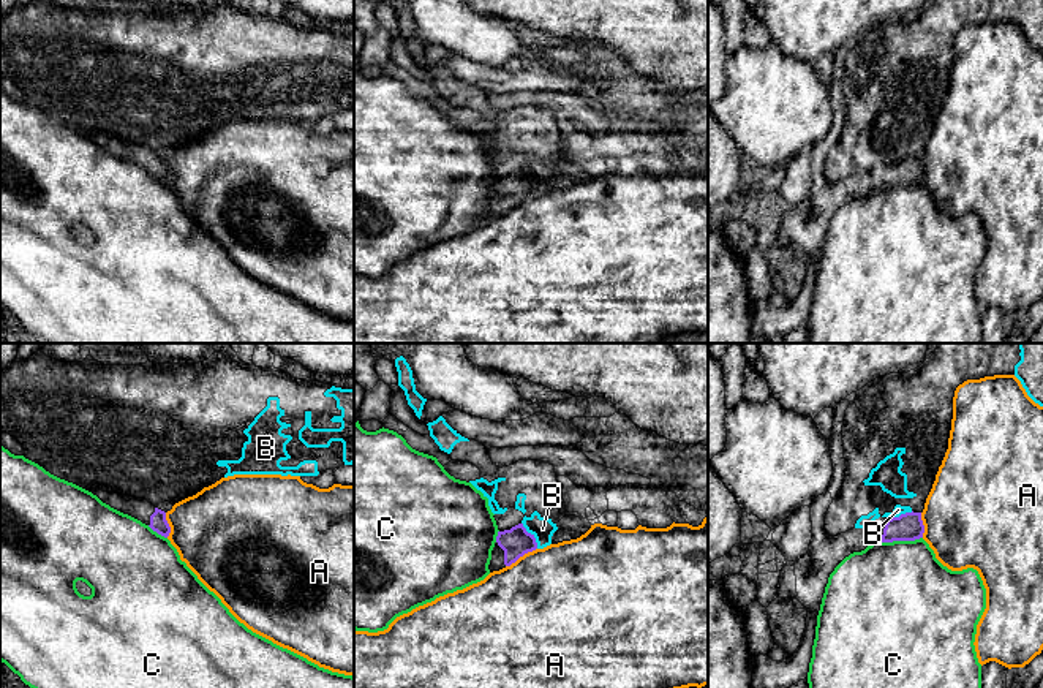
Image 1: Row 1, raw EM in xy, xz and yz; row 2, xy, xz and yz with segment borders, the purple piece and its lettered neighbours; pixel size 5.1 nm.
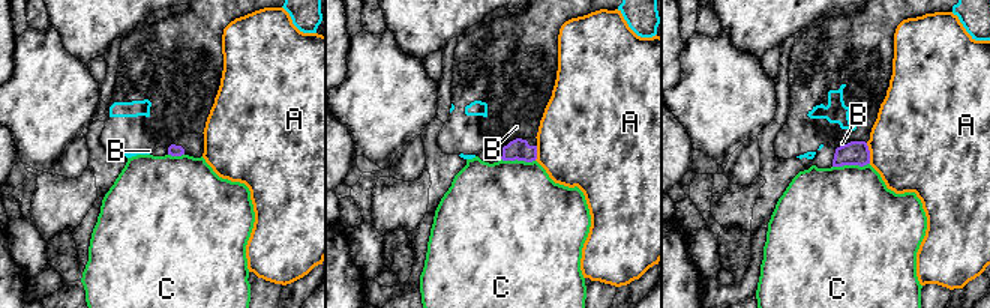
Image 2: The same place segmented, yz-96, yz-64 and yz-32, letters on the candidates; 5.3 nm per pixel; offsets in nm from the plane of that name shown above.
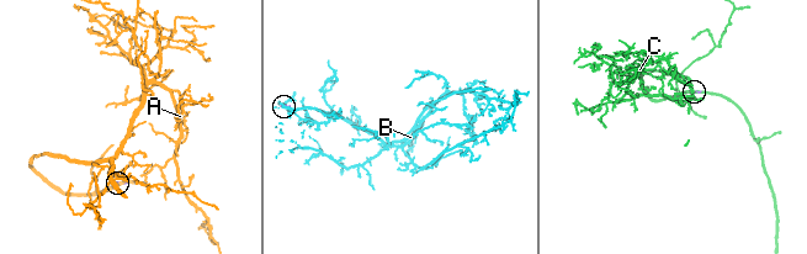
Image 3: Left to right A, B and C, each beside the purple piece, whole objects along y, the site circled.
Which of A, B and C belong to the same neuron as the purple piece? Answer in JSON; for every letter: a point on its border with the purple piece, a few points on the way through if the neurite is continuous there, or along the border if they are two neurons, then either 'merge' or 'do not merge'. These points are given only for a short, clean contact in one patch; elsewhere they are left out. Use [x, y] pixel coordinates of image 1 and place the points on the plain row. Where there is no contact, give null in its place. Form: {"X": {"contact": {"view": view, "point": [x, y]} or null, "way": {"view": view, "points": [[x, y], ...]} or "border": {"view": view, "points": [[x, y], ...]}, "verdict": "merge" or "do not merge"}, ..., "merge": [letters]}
{"A": {"contact": {"view": "xz", "point": [520, 201]}, "verdict": "do not merge"}, "B": {"contact": {"view": "xz", "point": [531, 181]}, "border": {"view": "xz", "points": [[522, 168], [538, 193]]}, "verdict": "do not merge"}, "C": {"contact": {"view": "yz", "point": [901, 185]}, "verdict": "do not merge"}, "merge": []}

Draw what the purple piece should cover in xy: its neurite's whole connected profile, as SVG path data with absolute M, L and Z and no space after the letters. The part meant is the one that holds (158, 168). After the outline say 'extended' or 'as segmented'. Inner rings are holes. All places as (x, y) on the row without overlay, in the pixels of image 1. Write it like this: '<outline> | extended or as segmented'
M88 134L88 138L96 141L103 149L109 150L111 153L149 171L158 180L164 183L169 182L171 172L166 166L166 158L155 153L147 146L130 142L130 141L120 141L115 138L103 138L100 134Z | extended

